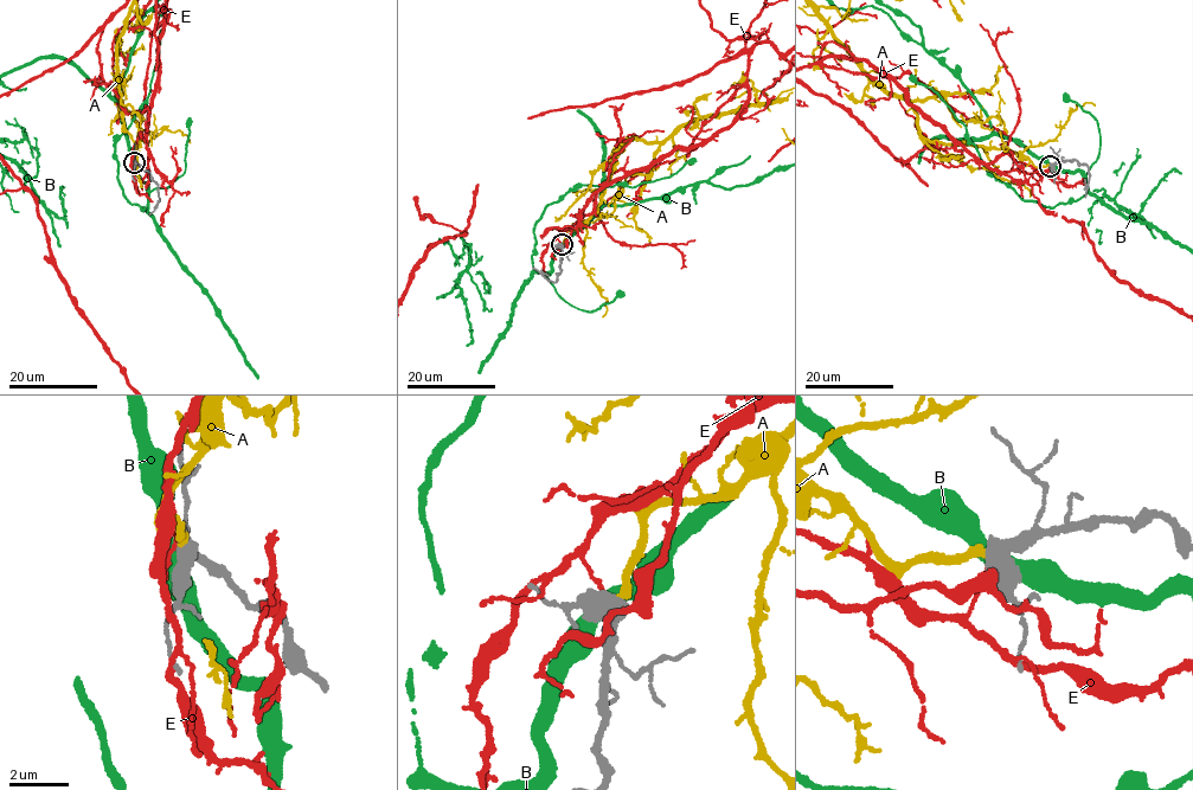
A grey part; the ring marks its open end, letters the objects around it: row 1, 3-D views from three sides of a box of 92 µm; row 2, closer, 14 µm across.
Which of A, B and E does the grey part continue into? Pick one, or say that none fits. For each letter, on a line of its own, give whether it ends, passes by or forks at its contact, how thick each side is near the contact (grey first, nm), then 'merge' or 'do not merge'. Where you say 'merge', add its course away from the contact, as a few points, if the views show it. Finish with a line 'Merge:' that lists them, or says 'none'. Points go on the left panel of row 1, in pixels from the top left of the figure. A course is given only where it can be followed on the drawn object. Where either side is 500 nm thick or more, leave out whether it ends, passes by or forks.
A: calibres 500 and 240 nm; merge
B: calibres 600 and 480 nm; do not merge
E: calibres 500 and 90 nm; do not merge
Merge: A

